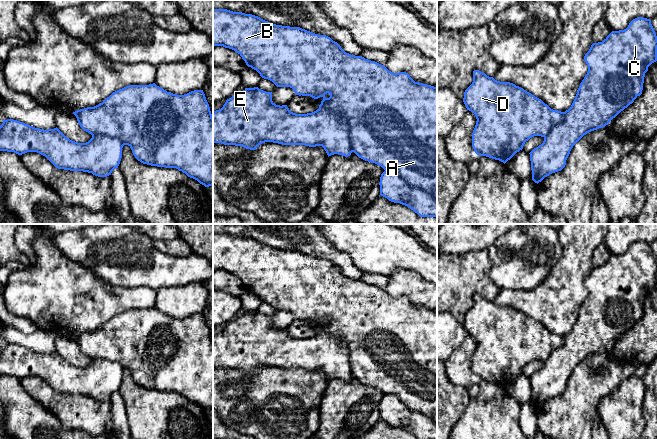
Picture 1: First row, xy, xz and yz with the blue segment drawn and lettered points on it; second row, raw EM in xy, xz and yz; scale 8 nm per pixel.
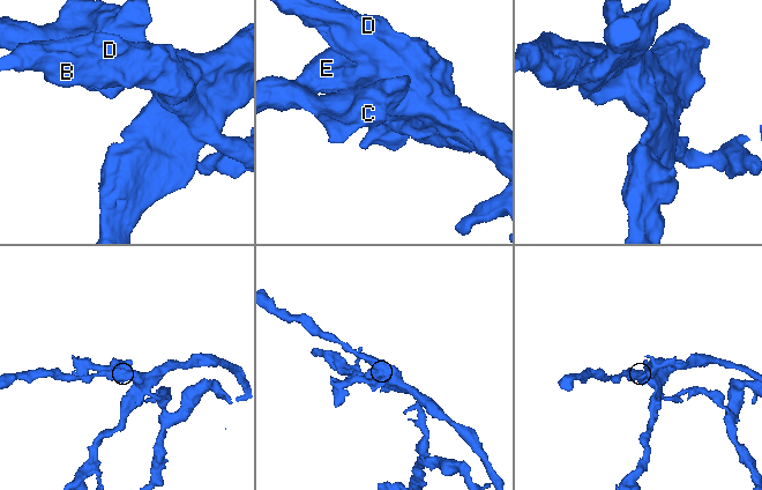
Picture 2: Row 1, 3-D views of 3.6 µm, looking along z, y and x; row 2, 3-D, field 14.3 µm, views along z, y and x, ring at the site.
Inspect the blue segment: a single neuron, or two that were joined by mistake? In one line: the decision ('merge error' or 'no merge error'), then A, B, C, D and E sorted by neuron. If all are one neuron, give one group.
merge error | A B D / C E

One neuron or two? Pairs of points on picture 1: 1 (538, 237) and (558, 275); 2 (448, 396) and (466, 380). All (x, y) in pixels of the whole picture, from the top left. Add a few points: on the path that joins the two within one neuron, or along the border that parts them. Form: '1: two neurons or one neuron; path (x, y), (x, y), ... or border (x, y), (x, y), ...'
1: two neurons; border (561, 244), (561, 257), (539, 285)
2: two neurons; border (447, 376), (452, 383), (467, 389)

